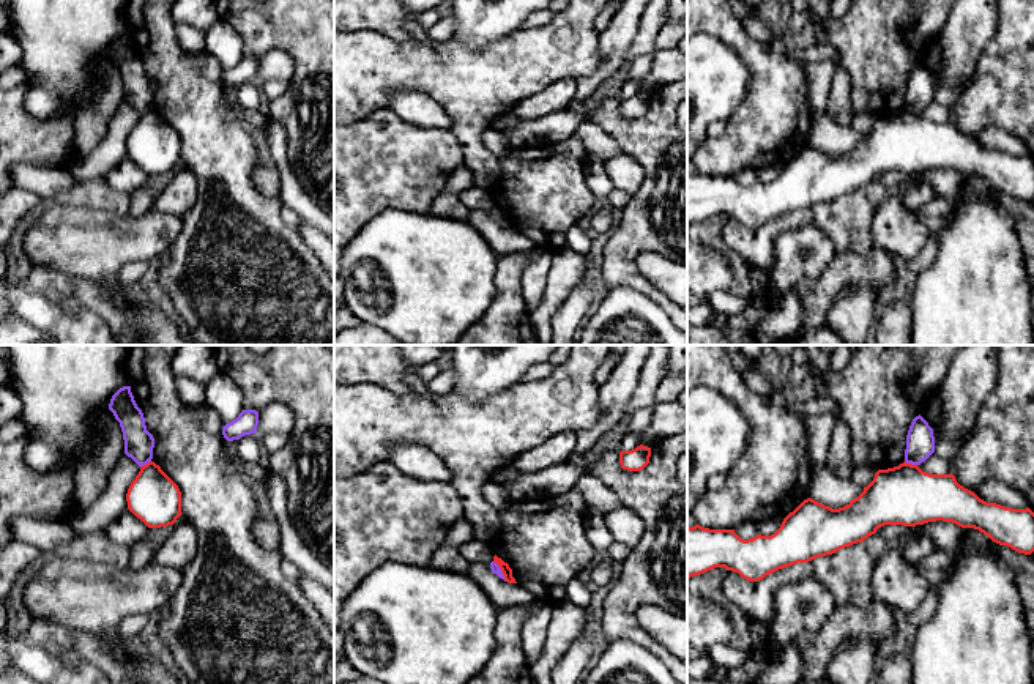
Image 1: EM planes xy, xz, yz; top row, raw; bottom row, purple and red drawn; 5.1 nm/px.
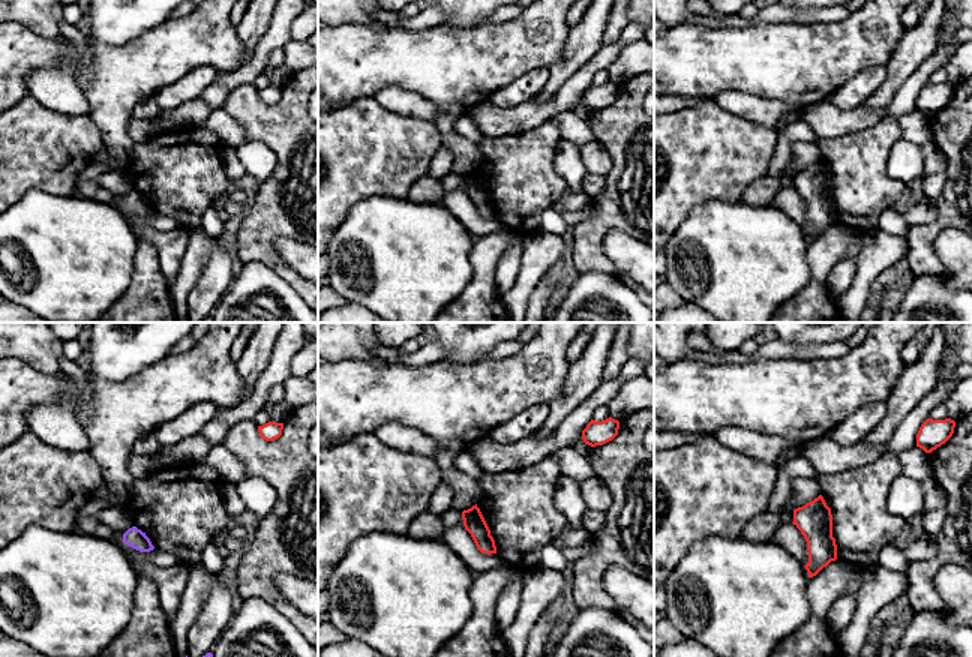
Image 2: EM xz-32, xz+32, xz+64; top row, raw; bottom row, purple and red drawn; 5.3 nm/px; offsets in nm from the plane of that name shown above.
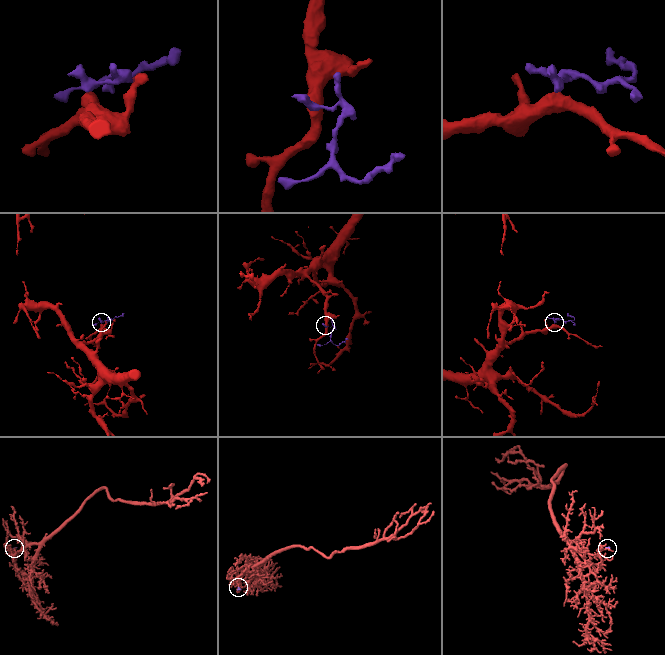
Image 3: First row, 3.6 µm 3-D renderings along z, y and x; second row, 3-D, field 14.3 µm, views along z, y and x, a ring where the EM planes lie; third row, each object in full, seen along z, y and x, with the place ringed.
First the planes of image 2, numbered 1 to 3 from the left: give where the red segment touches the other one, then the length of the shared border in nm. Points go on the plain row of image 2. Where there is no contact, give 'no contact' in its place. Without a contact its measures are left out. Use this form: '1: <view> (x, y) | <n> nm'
1: no contact
2: no contact
3: no contact

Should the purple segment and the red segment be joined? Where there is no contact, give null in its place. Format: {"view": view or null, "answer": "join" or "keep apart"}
{"view": "yz", "answer": "keep apart"}

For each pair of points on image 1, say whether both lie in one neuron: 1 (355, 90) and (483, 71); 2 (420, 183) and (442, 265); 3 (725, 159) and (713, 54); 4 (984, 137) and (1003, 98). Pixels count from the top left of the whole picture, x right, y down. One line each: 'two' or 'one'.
1: one
2: two
3: two
4: two

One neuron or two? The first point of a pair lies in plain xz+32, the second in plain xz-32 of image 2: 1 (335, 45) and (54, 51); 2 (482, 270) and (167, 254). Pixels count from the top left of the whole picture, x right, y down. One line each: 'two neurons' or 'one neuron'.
1: one neuron
2: two neurons

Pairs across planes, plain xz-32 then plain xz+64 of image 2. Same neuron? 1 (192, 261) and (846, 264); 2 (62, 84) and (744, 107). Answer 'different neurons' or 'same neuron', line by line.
1: different neurons
2: same neuron

